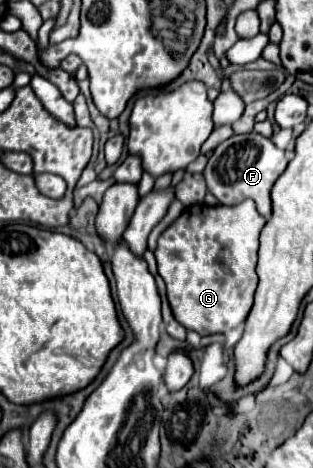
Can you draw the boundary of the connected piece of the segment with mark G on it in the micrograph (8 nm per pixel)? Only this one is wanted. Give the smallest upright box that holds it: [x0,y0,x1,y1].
[155,200,267,336]

